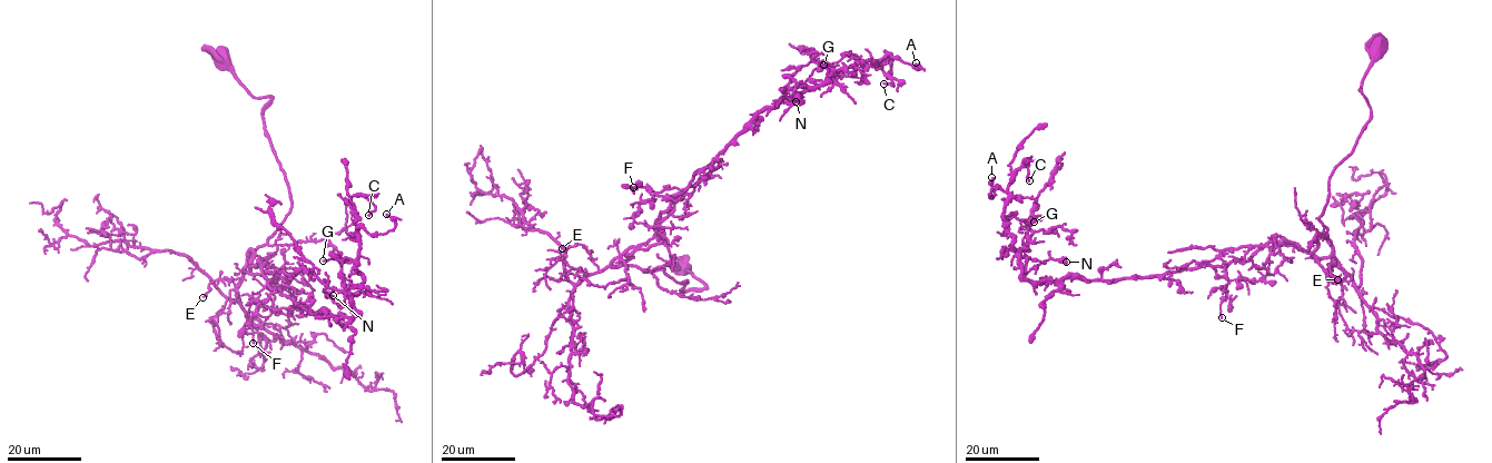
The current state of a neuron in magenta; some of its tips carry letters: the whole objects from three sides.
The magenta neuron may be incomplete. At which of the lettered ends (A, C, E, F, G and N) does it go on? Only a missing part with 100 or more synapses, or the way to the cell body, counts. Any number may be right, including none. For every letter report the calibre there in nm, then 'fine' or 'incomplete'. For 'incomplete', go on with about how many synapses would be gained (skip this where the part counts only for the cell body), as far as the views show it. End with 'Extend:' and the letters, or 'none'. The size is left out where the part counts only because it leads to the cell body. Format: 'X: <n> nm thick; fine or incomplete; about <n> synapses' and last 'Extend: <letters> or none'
A: 280 nm thick; fine
C: 180 nm thick; fine
E: 180 nm thick; fine
F: 200 nm thick; fine
G: 140 nm thick; fine
N: 200 nm thick; fine
Extend: none

